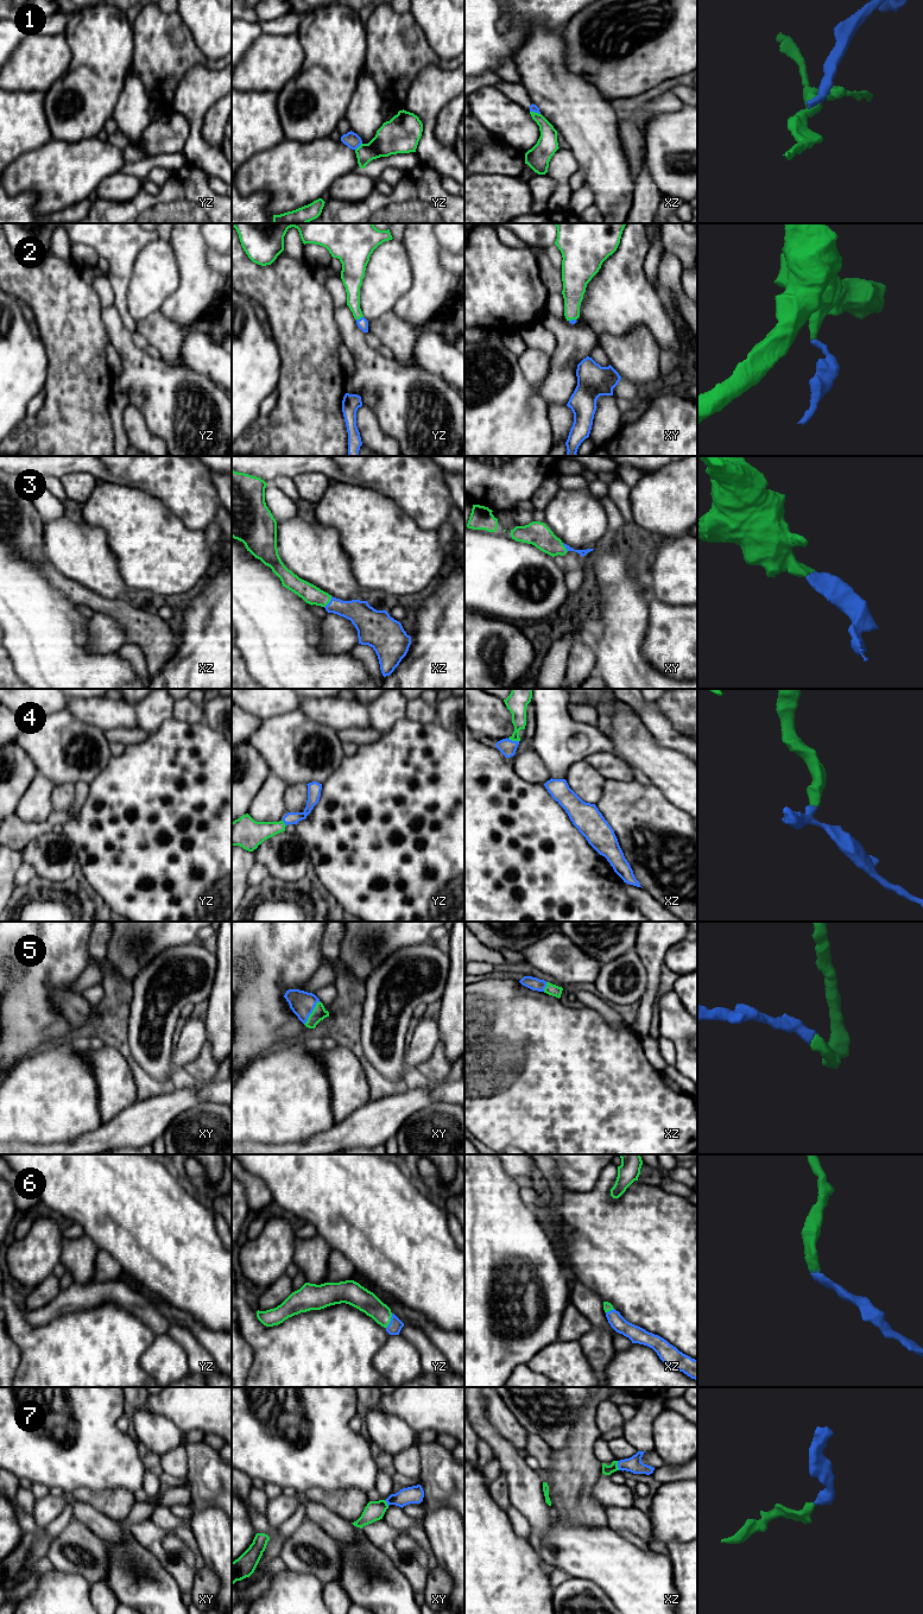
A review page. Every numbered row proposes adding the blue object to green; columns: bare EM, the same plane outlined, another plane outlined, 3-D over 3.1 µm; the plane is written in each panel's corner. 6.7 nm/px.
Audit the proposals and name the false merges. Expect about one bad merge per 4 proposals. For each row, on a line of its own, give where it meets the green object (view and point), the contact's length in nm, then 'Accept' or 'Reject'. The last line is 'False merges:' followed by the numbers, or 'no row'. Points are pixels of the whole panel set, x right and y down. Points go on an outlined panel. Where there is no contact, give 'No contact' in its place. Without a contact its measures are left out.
1: Touches green at yz (359, 146). Shared border 70 nm. Reject
2: Touches green at yz (359, 318). Shared border 50 nm. Accept
3: Touches green at xz (329, 601). Shared border 90 nm. Accept
4: Touches green at xz (513, 740). Shared border 80 nm. Accept
5: Touches green at xy (313, 1012). Shared border 190 nm. Accept
6: Touches green at yz (390, 1321). Shared border 110 nm. Accept
7: Touches green at xz (617, 1466). Shared border 70 nm. Accept
False merges: 1

